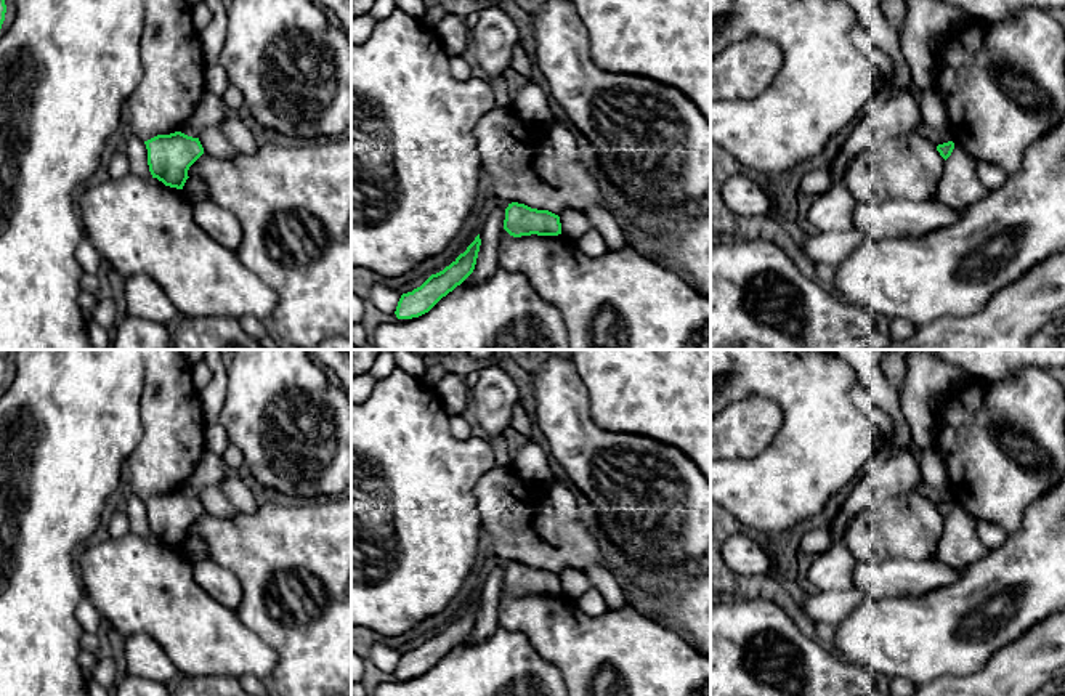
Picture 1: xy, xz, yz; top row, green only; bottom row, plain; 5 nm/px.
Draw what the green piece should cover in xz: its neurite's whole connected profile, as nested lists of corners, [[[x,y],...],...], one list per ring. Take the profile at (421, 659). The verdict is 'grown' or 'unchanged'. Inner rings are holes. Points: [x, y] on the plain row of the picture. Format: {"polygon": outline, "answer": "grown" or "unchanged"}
{"polygon": [[[480,593],[460,613],[449,625],[443,630],[431,633],[420,646],[412,651],[403,653],[398,666],[398,678],[412,678],[428,672],[443,656],[460,645],[475,629],[481,598]]], "answer": "unchanged"}

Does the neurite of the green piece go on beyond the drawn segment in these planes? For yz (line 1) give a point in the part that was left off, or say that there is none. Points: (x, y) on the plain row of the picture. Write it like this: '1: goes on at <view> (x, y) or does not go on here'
1: does not go on here

